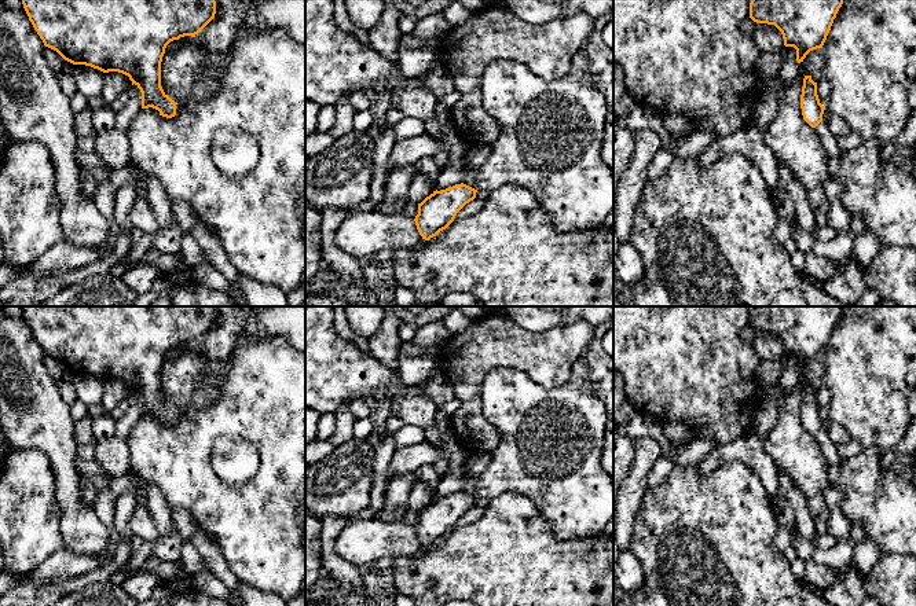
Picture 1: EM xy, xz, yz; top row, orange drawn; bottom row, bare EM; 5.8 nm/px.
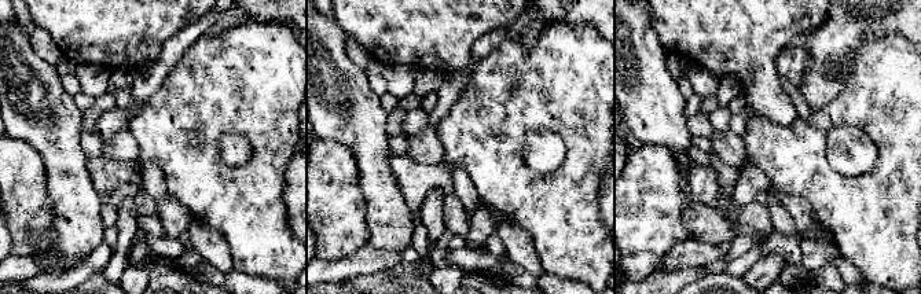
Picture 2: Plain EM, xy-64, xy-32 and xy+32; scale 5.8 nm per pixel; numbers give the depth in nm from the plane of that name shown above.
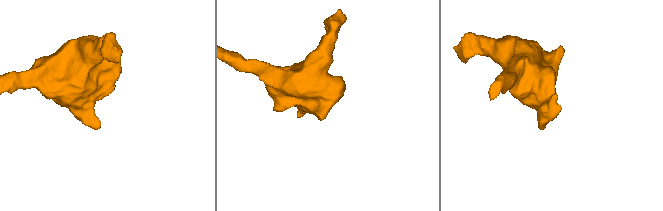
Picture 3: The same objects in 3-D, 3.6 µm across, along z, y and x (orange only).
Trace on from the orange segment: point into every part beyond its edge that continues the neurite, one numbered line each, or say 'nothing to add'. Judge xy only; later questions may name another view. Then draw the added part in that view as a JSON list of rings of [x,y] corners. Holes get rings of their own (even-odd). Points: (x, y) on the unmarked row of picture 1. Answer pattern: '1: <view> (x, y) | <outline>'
nothing to add

